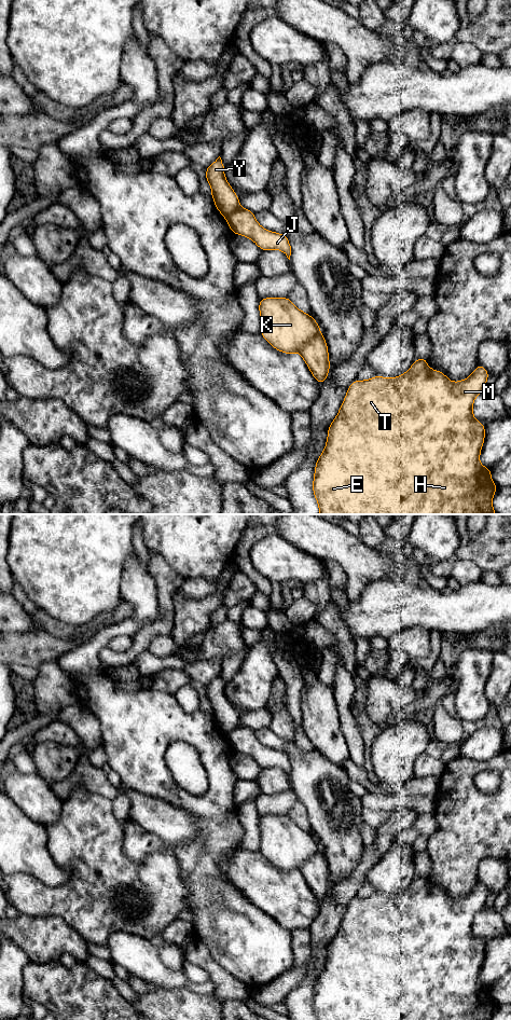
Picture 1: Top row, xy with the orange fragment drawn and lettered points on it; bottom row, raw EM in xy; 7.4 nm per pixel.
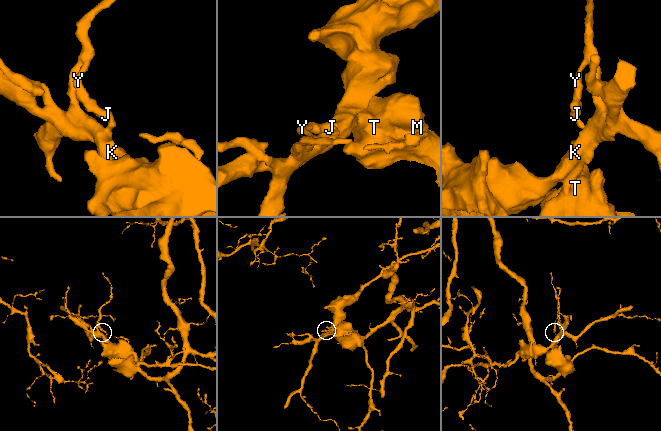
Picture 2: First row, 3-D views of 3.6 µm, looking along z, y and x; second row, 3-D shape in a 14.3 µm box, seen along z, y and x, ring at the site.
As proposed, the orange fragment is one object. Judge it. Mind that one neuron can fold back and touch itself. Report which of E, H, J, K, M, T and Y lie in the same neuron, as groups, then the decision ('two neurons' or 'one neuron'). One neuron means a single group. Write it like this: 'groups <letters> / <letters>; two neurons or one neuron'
groups E H J M T / K Y; two neurons

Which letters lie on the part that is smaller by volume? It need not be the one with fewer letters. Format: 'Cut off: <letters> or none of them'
Cut off: K, Y

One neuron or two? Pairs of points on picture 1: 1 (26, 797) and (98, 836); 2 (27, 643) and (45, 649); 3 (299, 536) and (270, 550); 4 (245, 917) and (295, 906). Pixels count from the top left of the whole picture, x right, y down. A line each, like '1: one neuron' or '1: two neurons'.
1: two neurons
2: one neuron
3: two neurons
4: two neurons

